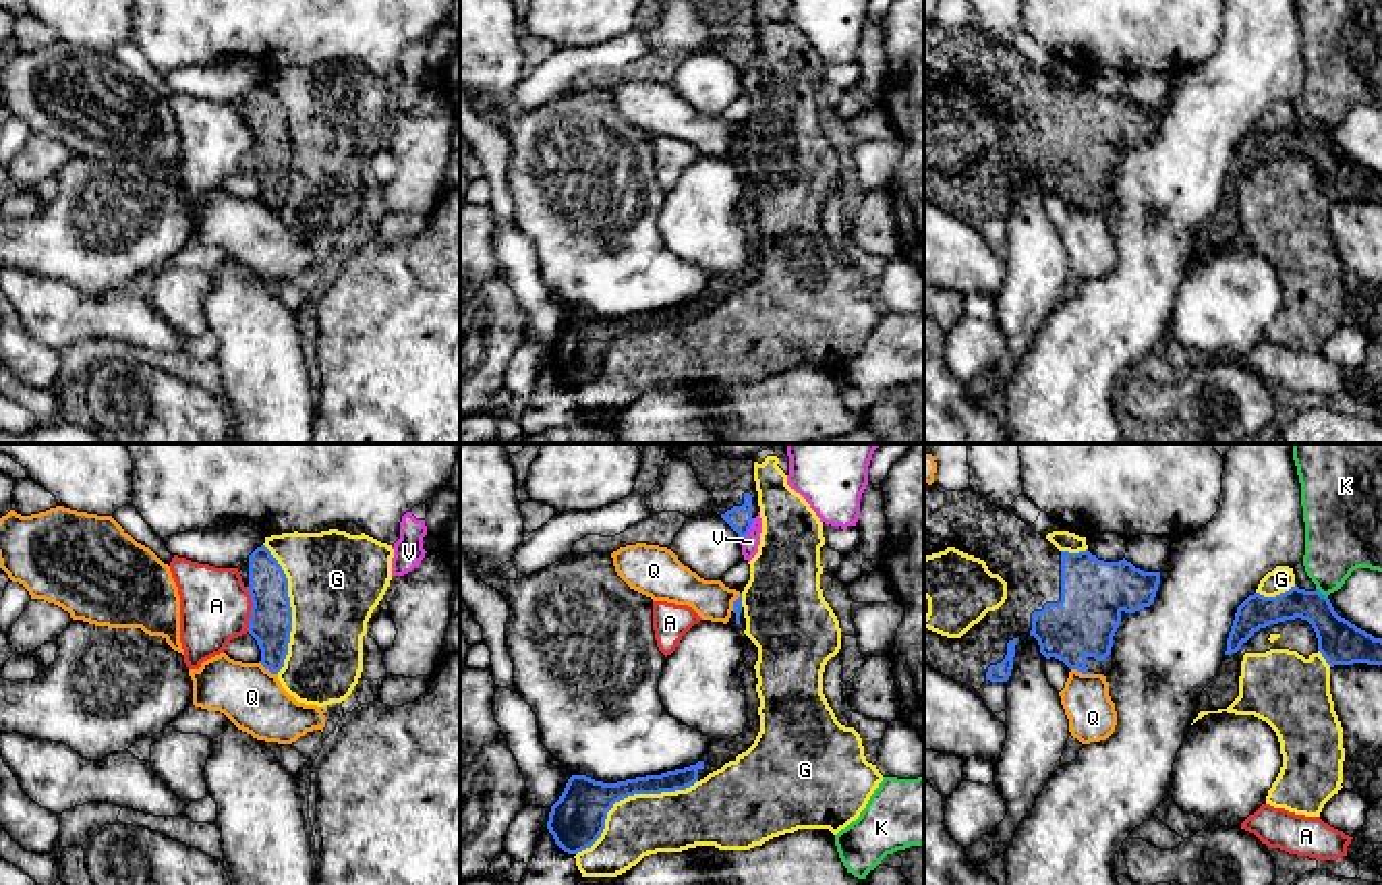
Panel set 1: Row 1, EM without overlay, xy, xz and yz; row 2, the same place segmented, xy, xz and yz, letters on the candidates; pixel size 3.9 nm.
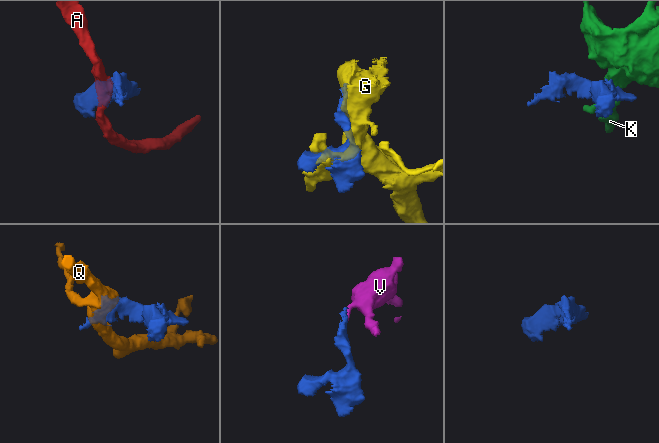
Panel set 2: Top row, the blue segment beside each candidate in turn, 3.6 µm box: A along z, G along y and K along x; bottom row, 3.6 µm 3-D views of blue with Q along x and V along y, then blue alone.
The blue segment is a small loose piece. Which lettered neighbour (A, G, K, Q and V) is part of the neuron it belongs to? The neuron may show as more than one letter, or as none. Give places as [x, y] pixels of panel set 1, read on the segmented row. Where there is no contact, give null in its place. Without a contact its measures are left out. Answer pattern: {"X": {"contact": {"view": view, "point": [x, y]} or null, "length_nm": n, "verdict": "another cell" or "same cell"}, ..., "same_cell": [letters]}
{"A": {"contact": {"view": "xy", "point": [251, 610]}, "length_nm": 180, "verdict": "another cell"}, "G": {"contact": {"view": "xz", "point": [628, 794]}, "length_nm": 550, "verdict": "another cell"}, "K": {"contact": {"view": "yz", "point": [1320, 593]}, "length_nm": 60, "verdict": "another cell"}, "Q": {"contact": {"view": "yz", "point": [1082, 672]}, "length_nm": 90, "verdict": "another cell"}, "V": {"contact": {"view": "xz", "point": [751, 527]}, "length_nm": 110, "verdict": "another cell"}, "same_cell": []}

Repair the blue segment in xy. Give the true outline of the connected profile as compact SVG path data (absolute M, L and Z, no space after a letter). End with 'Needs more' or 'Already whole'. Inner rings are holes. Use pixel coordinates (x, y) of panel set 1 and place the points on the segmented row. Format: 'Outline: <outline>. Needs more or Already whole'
Outline: M265 545L257 547L238 572L253 601L249 634L261 649L259 663L278 674L284 667L292 632L288 578Z. Needs more

